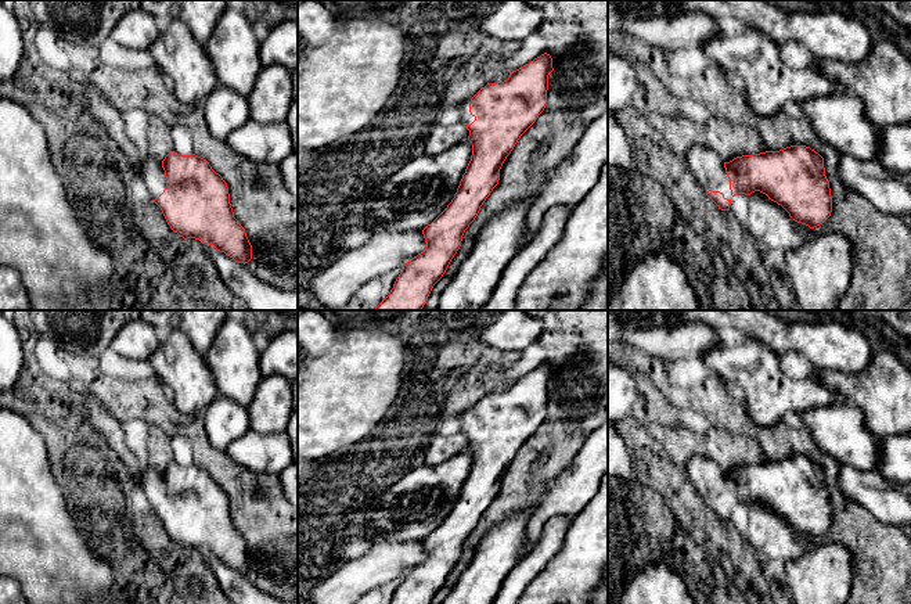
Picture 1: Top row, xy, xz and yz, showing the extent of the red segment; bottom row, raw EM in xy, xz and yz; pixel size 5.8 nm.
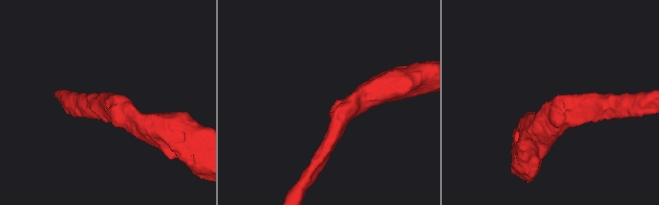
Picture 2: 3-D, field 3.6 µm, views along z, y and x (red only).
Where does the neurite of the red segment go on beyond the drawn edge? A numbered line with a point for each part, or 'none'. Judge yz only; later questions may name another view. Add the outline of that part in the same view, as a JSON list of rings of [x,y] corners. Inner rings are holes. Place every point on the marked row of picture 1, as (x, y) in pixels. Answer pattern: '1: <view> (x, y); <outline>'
1: yz (706, 165); [[[695,144],[687,151],[684,161],[705,193],[720,191],[724,198],[732,199],[724,161],[717,151]]]

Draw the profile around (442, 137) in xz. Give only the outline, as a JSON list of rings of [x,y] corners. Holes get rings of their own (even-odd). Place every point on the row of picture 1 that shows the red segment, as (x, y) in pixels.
[[[462,122],[451,125],[433,125],[431,134],[425,139],[425,154],[438,155],[444,150],[467,140],[469,132]]]

